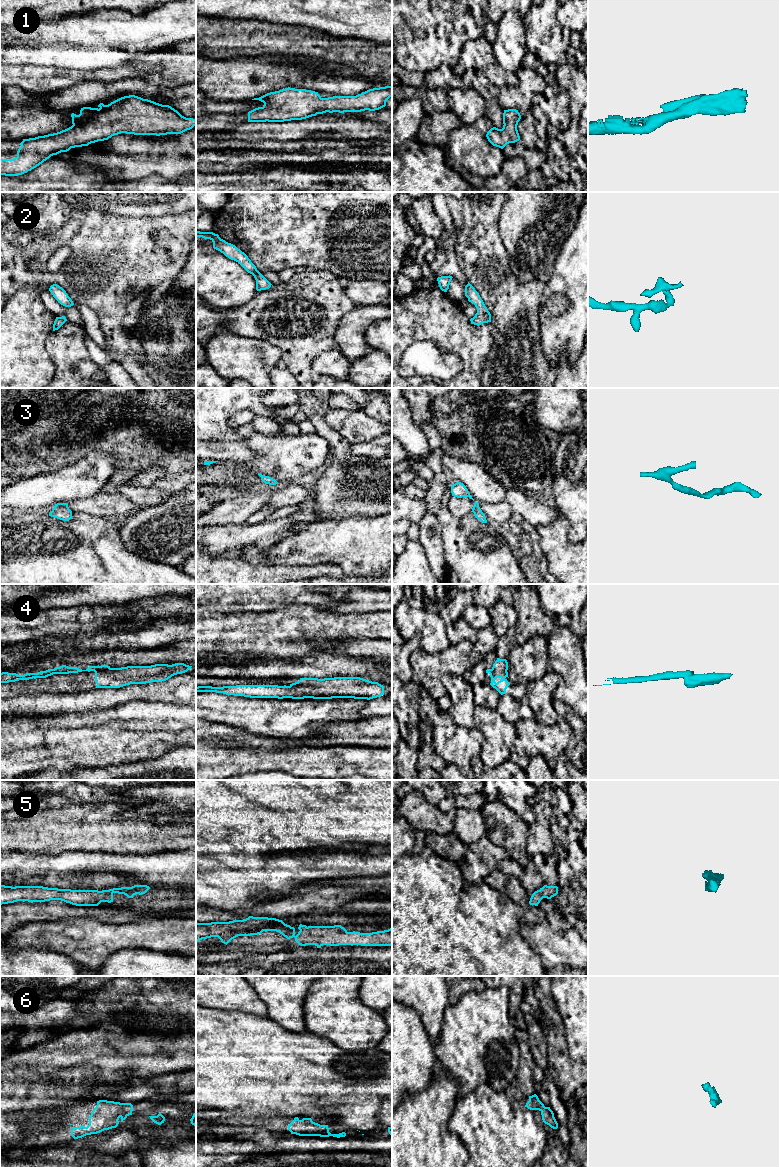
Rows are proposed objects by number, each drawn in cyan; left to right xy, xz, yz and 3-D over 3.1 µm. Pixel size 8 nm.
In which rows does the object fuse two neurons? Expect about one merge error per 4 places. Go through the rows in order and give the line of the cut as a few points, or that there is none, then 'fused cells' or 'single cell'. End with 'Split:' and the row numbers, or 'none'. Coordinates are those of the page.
1: no cut; single cell
2: no cut; single cell
3: no cut; single cell
4: cut in xz along (290, 685), (301, 687), (305, 695); fused cells
5: no cut; single cell
6: no cut; single cell
Split: 4

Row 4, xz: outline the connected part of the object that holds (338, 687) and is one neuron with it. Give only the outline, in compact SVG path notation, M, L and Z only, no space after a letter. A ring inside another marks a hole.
M360 677L300 678L298 682L290 686L302 687L306 692L304 697L295 696L292 699L354 698L370 700L384 695L383 685Z

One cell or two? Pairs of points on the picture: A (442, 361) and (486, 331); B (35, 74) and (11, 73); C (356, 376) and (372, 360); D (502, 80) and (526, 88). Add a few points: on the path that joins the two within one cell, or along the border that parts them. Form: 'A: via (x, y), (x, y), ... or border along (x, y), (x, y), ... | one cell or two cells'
A: border along (433, 341), (460, 358), (462, 370), (456, 376) | two cells
B: via (29, 74), (17, 74) | one cell
C: via (360, 372), (368, 364) | one cell
D: border along (515, 72), (518, 83), (500, 88) | two cells

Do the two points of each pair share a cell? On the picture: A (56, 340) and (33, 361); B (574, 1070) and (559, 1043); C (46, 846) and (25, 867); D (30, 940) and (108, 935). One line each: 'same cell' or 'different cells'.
A: different cells
B: same cell
C: different cells
D: same cell

